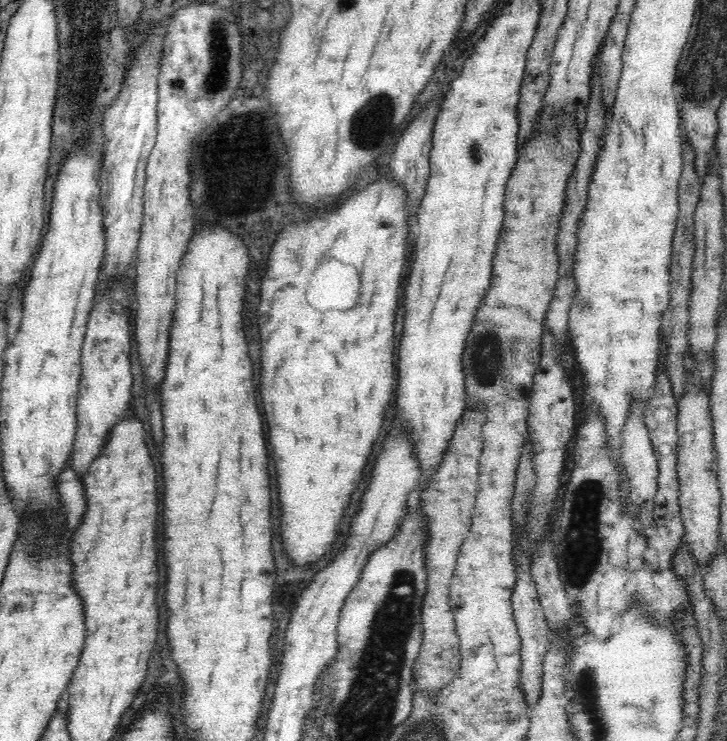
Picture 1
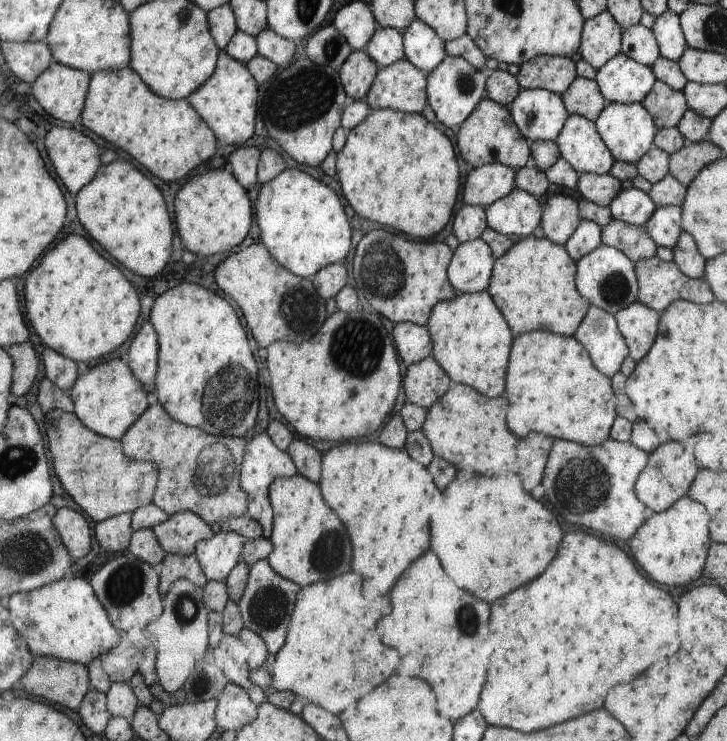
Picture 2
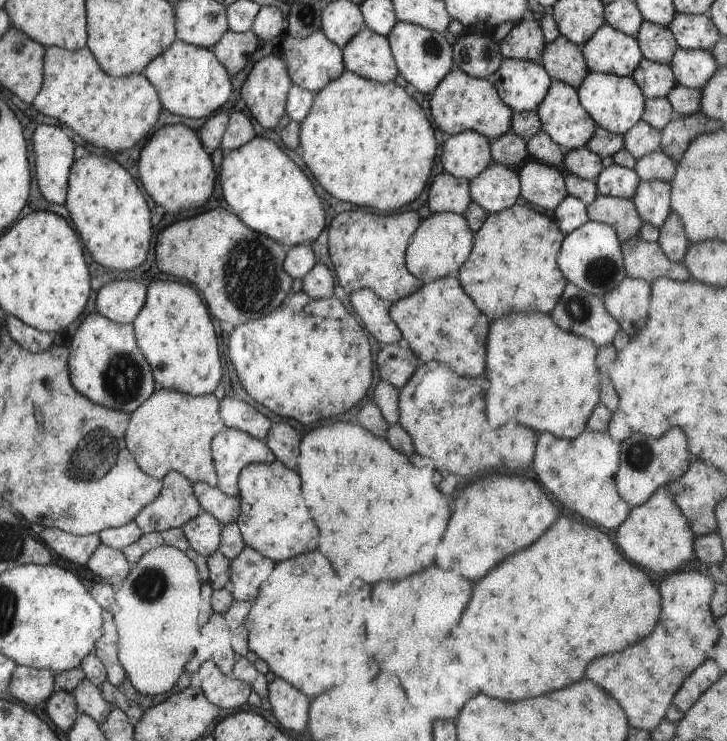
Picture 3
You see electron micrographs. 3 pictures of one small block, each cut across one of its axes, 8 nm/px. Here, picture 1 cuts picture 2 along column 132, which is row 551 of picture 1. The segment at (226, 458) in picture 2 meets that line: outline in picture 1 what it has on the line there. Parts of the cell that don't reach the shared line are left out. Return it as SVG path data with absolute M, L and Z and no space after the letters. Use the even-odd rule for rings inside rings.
M482 406L465 407L449 440L449 447L446 447L441 467L434 472L425 491L420 493L422 509L429 519L429 543L425 550L427 587L421 608L423 639L421 651L413 664L412 681L420 685L421 692L438 692L460 668L458 635L455 634L455 617L450 609L448 586L454 572L454 560L469 533L475 512L475 496L479 490L479 456L483 450L483 412Z

